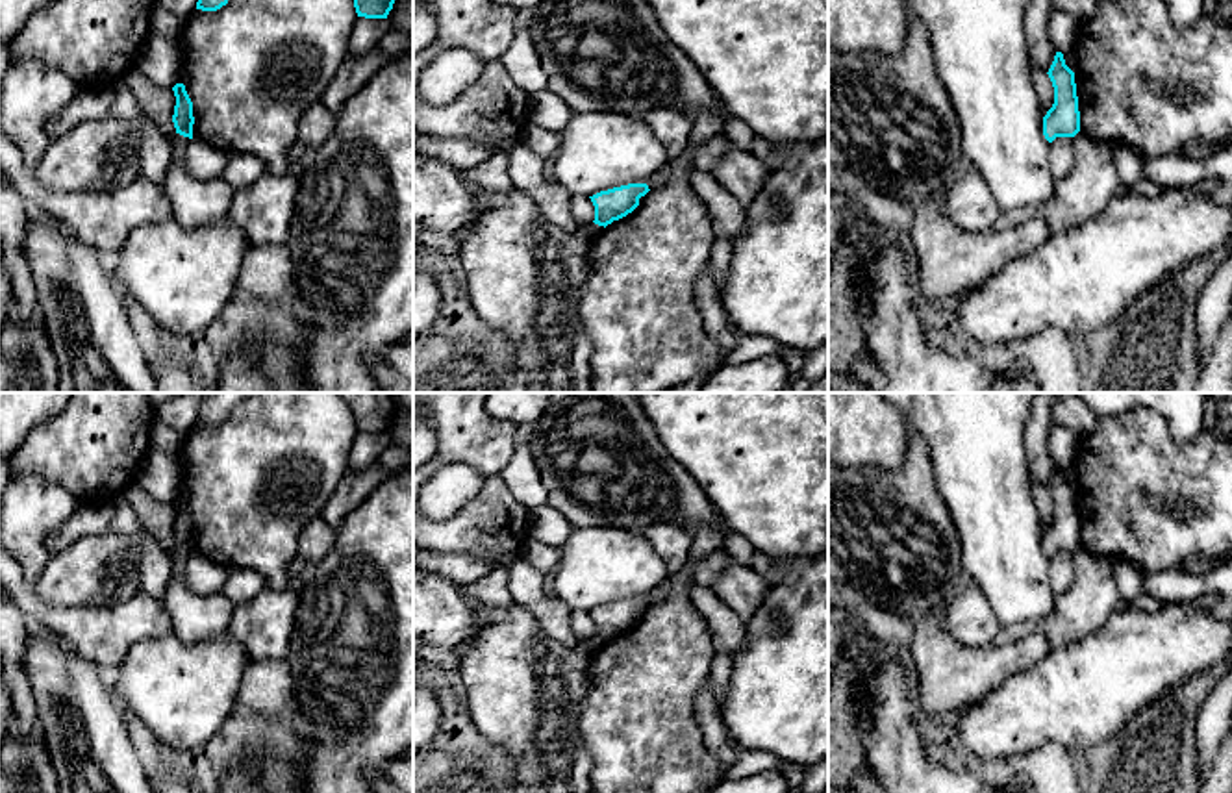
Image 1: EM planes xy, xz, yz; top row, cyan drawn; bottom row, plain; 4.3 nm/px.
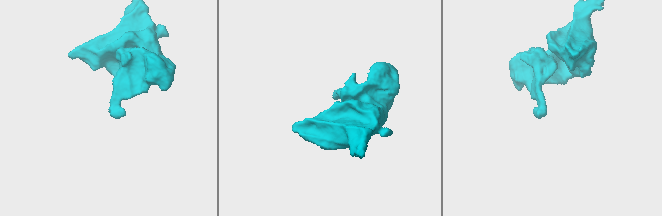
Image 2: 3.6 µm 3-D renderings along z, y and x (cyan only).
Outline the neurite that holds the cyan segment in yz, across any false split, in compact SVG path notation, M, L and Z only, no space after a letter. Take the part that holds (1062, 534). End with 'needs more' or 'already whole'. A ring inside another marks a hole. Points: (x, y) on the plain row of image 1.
M1056 467L1047 489L1054 502L1054 519L1043 532L1043 550L1049 558L1056 552L1075 552L1080 547L1076 498L1062 467Z; already whole

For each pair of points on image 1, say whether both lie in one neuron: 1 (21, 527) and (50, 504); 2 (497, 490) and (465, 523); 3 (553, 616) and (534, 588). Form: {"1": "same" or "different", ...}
{"1": "same", "2": "same", "3": "same"}

